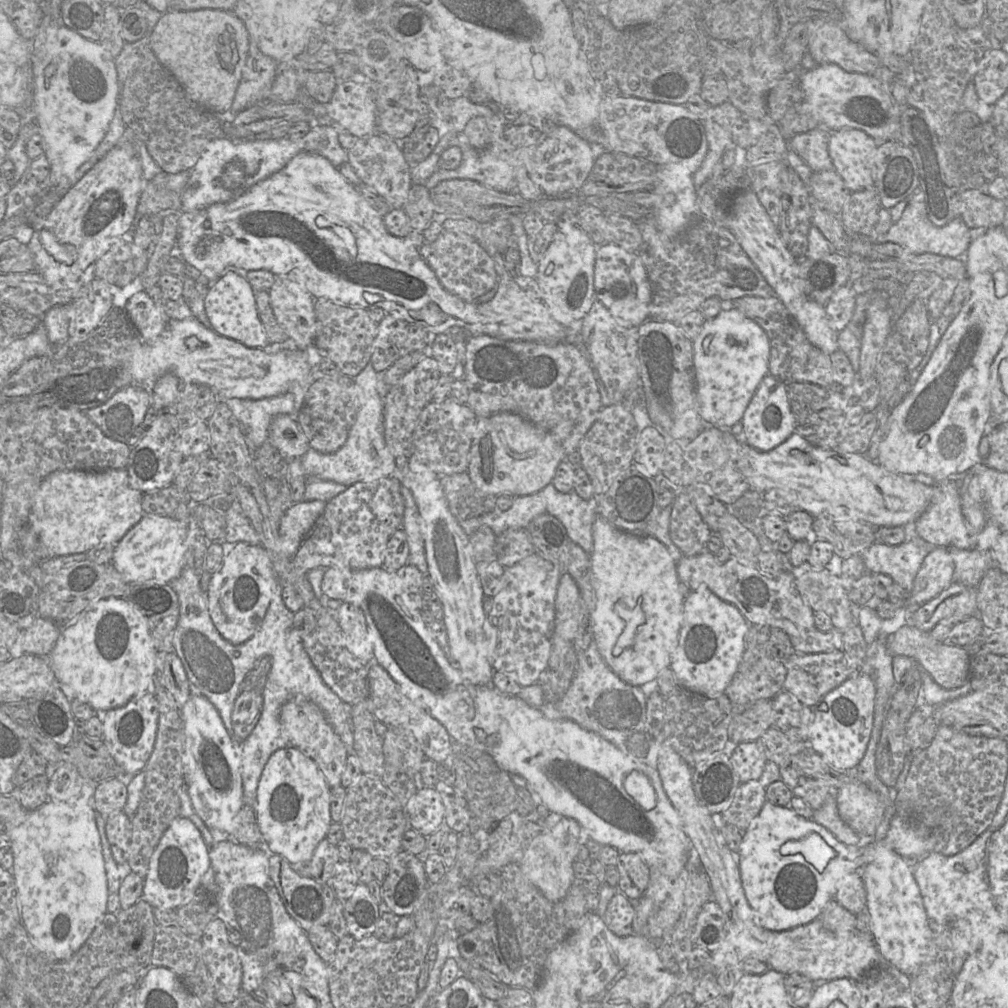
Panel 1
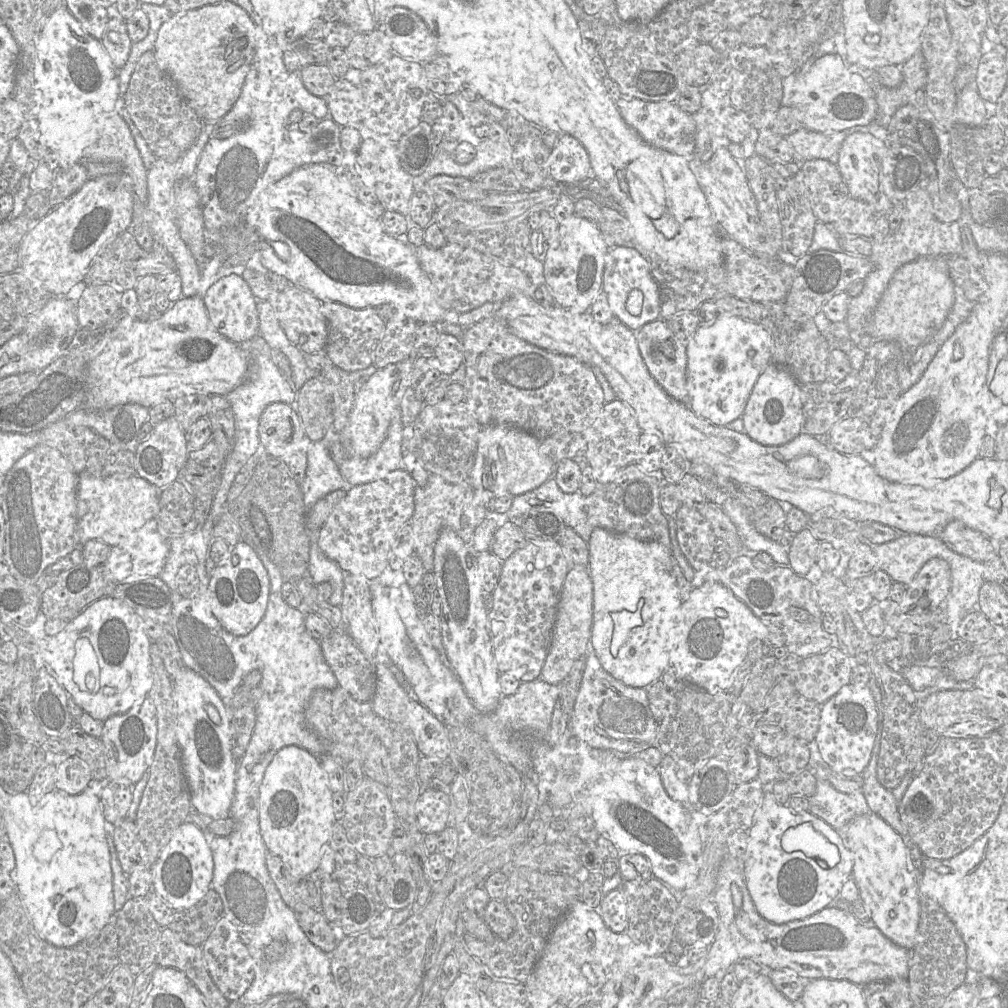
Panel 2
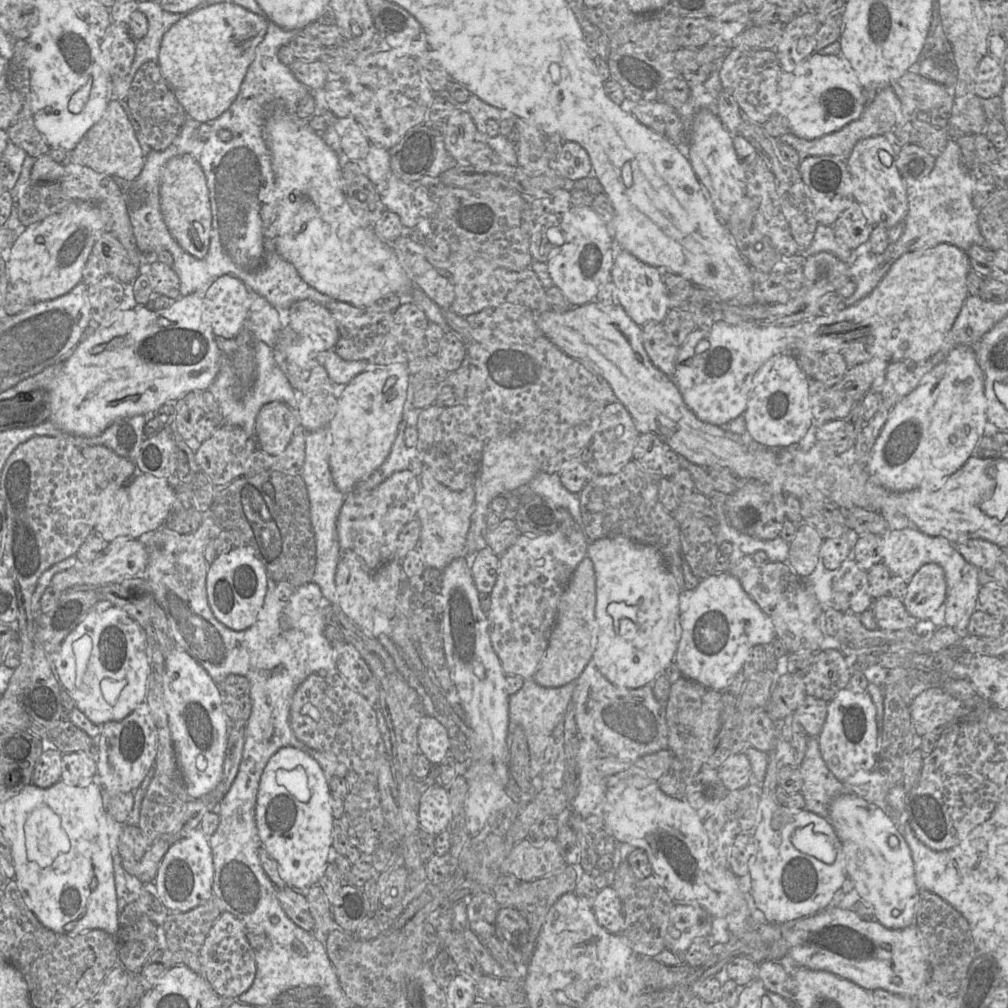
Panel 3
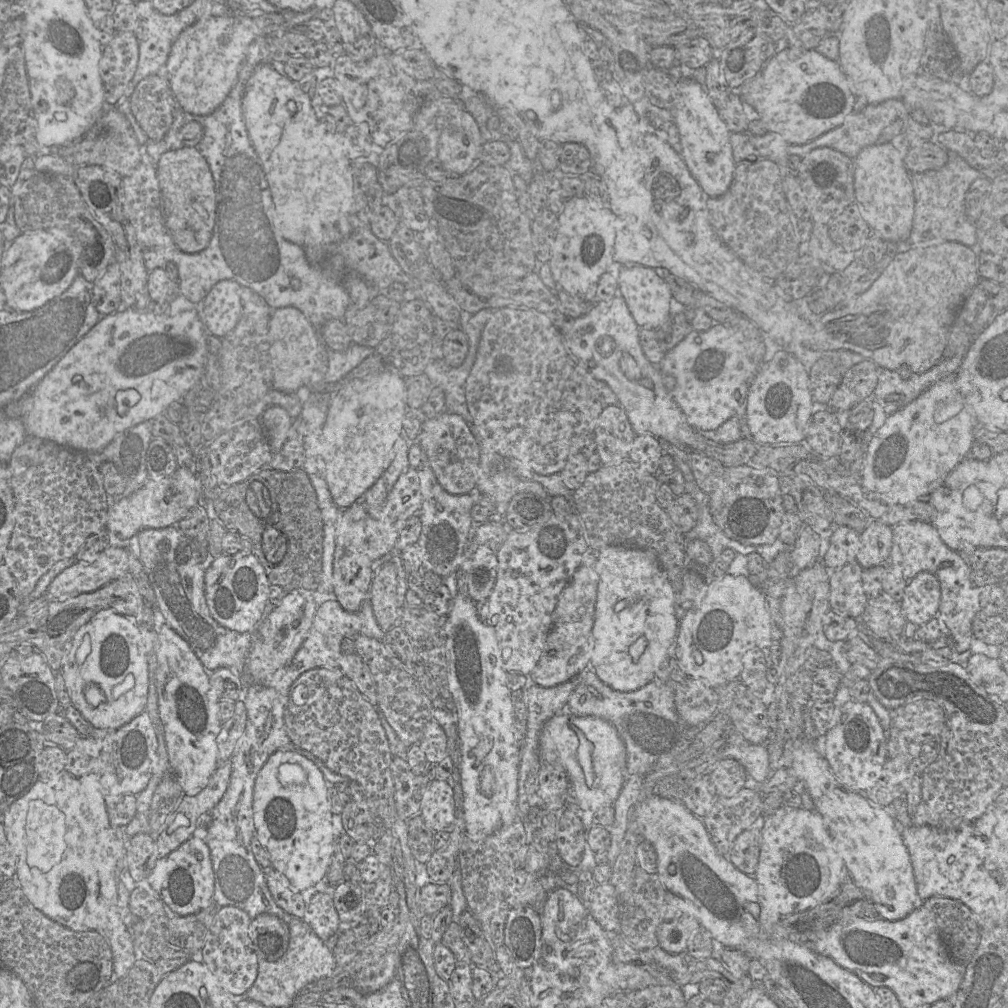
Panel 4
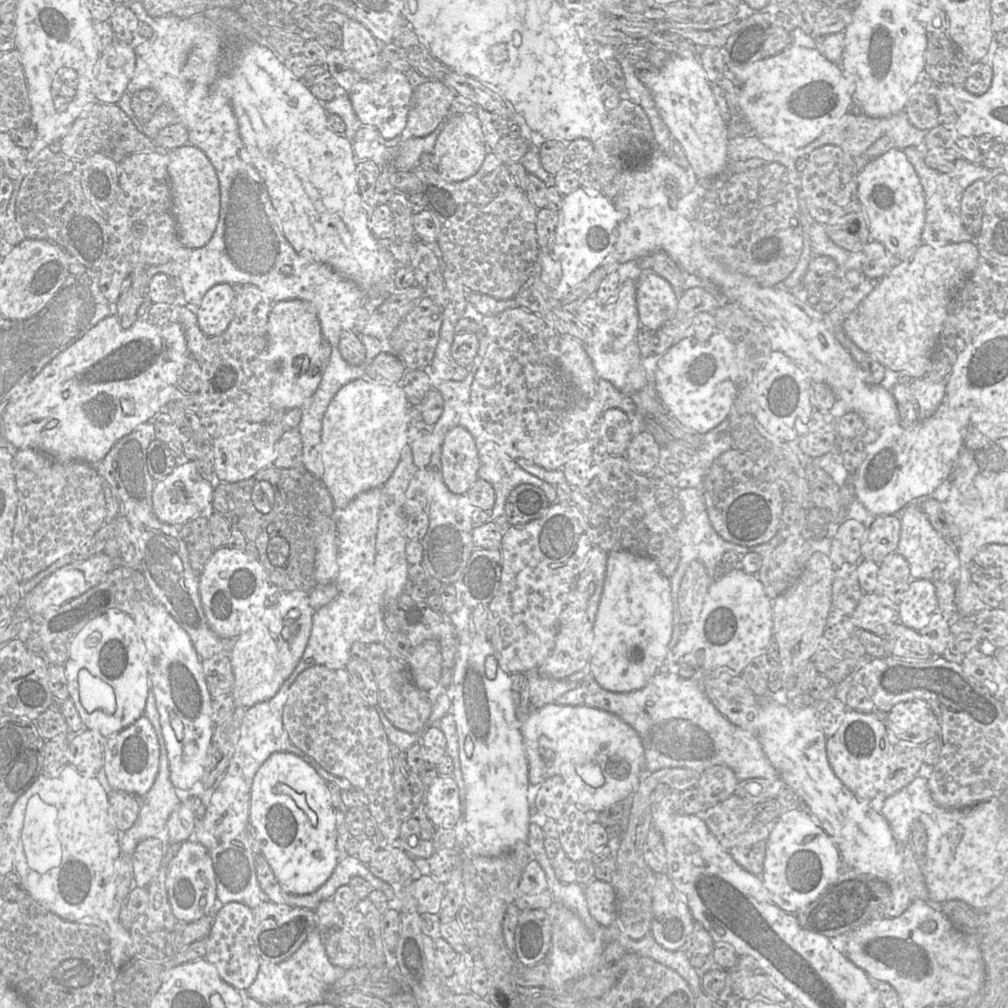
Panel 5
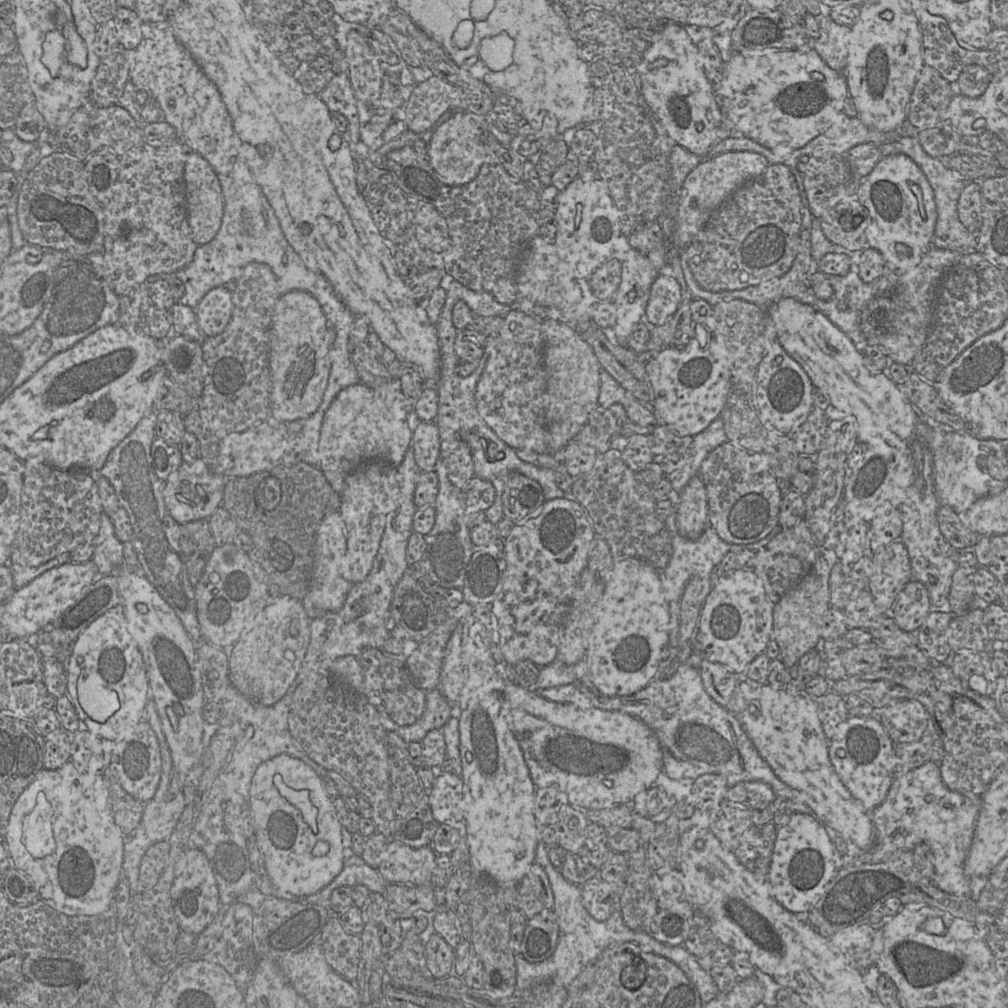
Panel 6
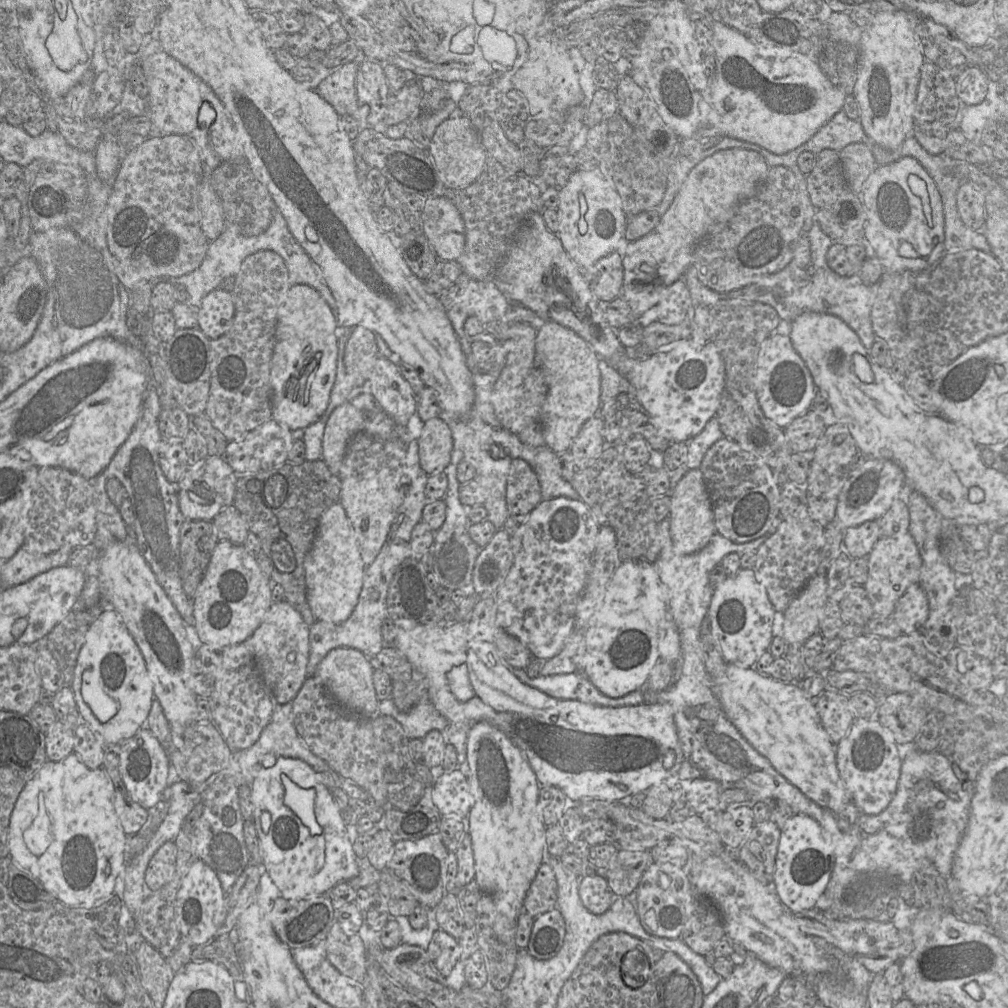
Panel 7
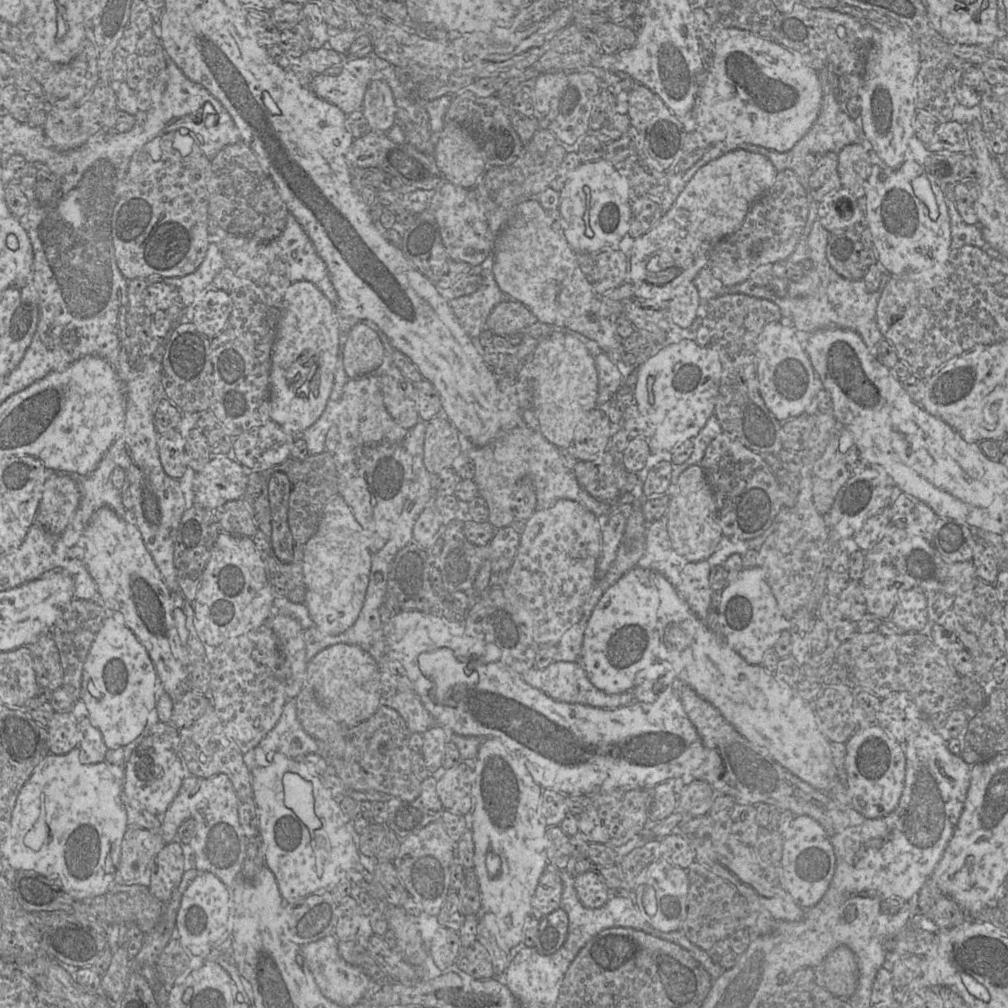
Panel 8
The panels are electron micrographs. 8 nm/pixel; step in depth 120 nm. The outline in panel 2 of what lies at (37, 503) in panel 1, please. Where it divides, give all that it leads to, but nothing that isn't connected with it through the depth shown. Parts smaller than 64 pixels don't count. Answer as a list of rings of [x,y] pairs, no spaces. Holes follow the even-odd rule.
[[[78,475],[76,533],[79,545],[93,539],[103,541],[110,547],[116,546],[140,530],[148,521],[156,518],[159,511],[160,490],[140,476]]]

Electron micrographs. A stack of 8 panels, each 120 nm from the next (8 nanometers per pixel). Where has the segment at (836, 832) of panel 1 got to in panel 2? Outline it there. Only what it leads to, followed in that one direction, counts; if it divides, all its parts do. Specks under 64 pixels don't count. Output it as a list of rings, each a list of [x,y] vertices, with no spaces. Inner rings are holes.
[[[818,778],[816,790],[809,797],[809,811],[836,830],[870,812],[862,792],[843,793],[825,779]]]

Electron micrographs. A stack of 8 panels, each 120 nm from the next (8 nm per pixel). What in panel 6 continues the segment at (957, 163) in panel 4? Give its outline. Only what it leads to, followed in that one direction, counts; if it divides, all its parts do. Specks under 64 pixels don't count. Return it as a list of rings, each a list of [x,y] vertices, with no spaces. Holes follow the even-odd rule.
[[[905,135],[897,140],[879,145],[881,157],[904,154],[910,157],[923,171],[933,191],[937,207],[937,222],[935,226],[932,246],[936,248],[958,251],[976,250],[977,235],[969,232],[961,223],[958,215],[958,201],[962,190],[969,181],[955,169],[945,165],[942,159],[933,158],[922,148],[916,135]]]

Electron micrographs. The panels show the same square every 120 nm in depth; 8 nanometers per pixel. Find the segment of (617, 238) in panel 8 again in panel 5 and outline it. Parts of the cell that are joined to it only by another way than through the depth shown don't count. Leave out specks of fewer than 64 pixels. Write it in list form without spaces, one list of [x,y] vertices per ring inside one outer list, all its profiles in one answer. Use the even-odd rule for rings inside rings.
[[[579,187],[562,200],[558,212],[554,245],[551,256],[559,261],[561,283],[576,287],[596,270],[612,251],[618,237],[618,212],[614,204],[601,192]]]

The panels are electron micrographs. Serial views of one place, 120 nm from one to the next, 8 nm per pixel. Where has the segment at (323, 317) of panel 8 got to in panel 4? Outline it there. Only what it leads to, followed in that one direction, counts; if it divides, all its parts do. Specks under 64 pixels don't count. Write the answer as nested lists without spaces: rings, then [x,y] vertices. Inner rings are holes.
[[[295,307],[273,309],[269,321],[268,342],[273,386],[282,392],[294,393],[307,385],[314,372],[318,352],[328,358],[326,350],[328,348],[320,343],[318,334],[310,321]]]

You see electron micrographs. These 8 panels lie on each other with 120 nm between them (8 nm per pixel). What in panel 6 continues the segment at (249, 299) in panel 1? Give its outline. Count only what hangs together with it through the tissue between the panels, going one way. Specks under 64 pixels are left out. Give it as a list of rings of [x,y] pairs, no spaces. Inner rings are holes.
[[[225,286],[213,288],[202,298],[195,312],[204,337],[220,335],[232,316],[232,292]]]

